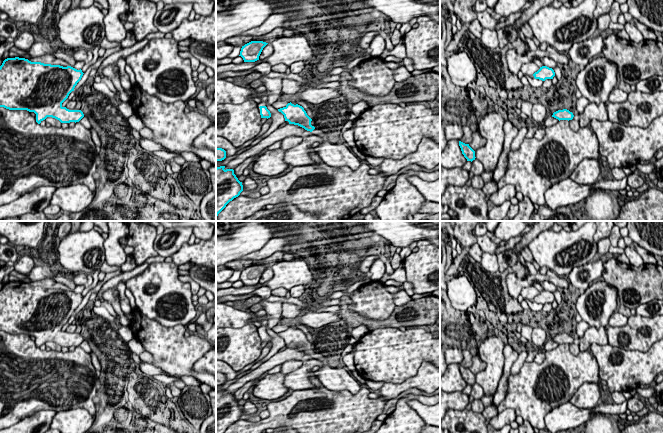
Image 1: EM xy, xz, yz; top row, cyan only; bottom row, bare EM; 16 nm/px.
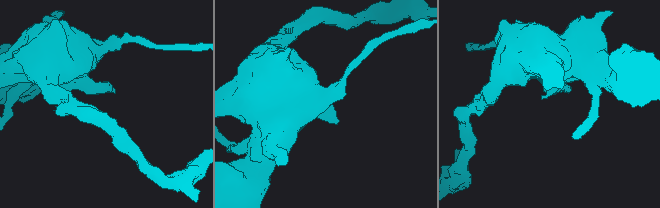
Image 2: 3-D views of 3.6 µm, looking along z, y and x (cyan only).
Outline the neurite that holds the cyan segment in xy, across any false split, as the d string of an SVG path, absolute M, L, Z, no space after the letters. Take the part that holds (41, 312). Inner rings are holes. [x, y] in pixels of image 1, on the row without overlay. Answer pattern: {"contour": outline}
{"contour": "M7 282L0 290L0 331L34 336L38 348L47 341L61 347L79 346L84 341L83 336L69 334L62 327L83 298L81 293L71 290Z"}

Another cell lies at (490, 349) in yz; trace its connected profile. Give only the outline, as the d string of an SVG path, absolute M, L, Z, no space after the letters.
M491 334L483 337L477 346L477 352L486 367L475 374L475 381L483 388L485 396L493 395L496 392L503 374L505 342L501 334L499 336Z

